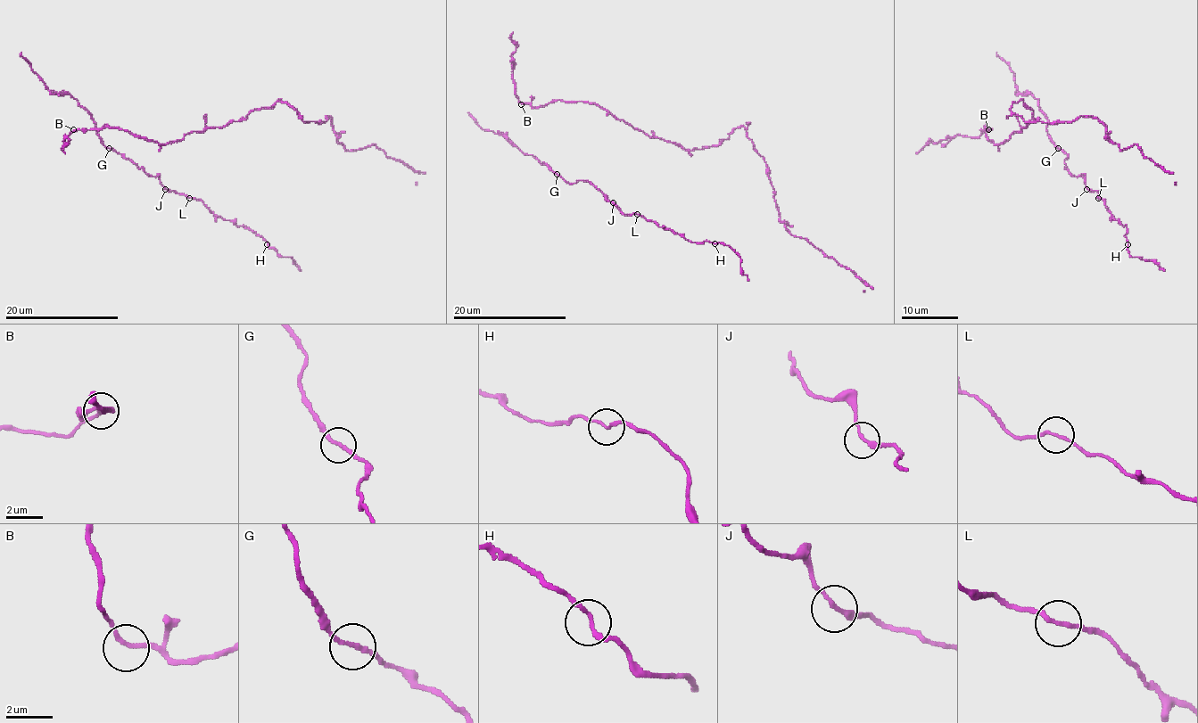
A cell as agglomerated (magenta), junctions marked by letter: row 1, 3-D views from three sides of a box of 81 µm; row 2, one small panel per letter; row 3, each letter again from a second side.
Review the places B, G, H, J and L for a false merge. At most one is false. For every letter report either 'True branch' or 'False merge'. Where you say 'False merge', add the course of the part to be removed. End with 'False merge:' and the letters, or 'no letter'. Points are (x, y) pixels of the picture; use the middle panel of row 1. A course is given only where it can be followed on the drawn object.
B: True branch
G: True branch
H: True branch
J: True branch
L: True branch
False merge: no letter

